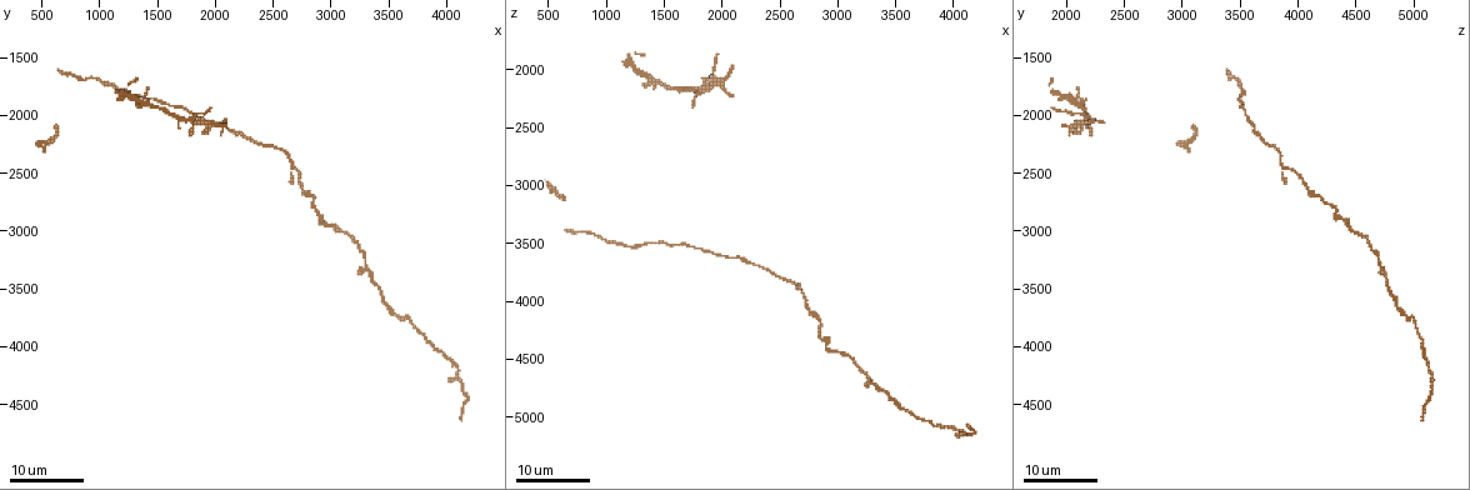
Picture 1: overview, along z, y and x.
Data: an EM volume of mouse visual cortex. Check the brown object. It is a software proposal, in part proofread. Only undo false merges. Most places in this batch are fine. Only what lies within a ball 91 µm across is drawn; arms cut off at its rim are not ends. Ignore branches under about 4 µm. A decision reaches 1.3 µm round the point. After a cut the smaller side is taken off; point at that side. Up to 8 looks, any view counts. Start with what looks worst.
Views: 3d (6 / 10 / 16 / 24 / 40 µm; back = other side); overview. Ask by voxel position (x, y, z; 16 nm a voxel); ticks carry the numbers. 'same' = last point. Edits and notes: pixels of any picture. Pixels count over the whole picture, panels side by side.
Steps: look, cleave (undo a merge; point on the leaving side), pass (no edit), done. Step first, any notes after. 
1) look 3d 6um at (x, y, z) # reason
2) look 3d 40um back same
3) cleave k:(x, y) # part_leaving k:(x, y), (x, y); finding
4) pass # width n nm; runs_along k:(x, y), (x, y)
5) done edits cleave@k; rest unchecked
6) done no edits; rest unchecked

look 3d 16um at (1780, 2040, 2160)

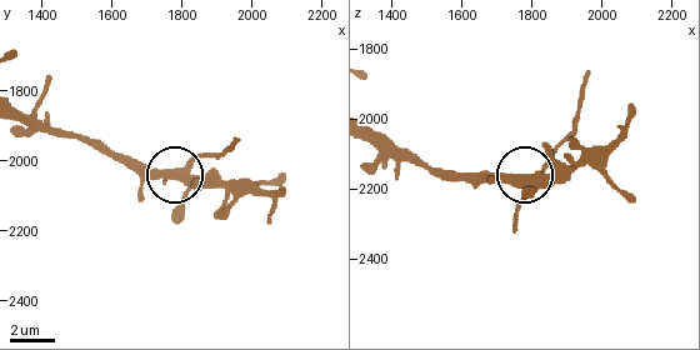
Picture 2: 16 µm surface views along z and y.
look 3d 10um at (1790, 2050, 2170) # closer look

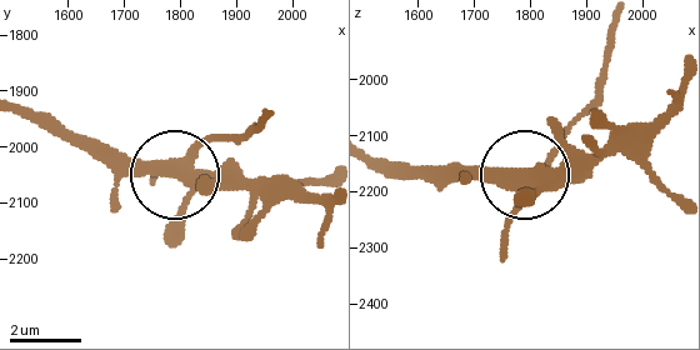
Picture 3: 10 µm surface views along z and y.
cleave 3:(506, 235) # width 390 nm; part_leaving 3:(185, 164), (200, 140), (258, 129), (269, 116); two neurons meet here

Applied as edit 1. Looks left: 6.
look overview

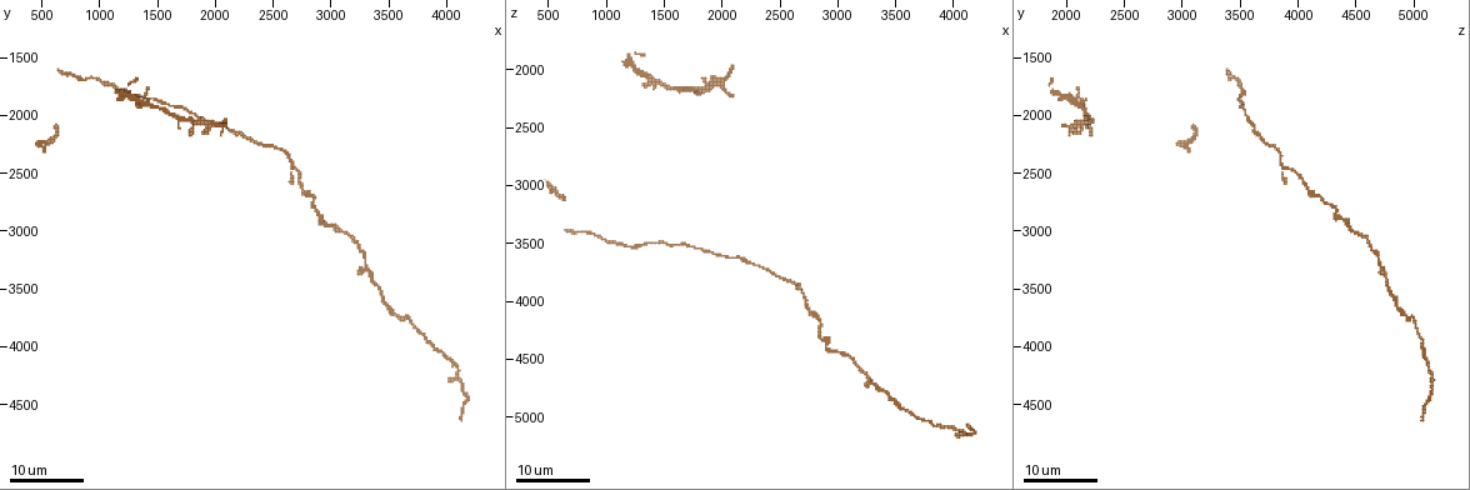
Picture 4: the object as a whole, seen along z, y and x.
look 3d 16um at (1920, 2060, 3600) # a narrow waist

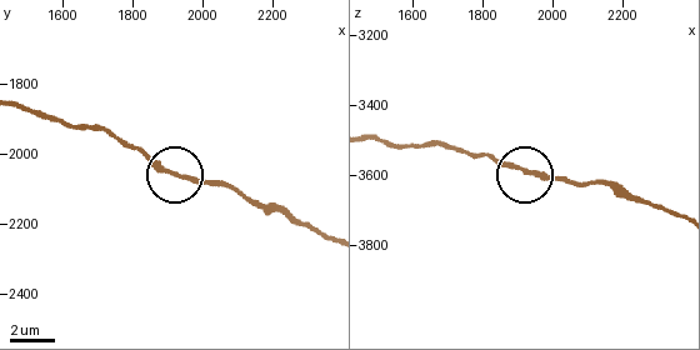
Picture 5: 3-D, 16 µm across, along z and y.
look 3d 10um at (1930, 2060, 3590)

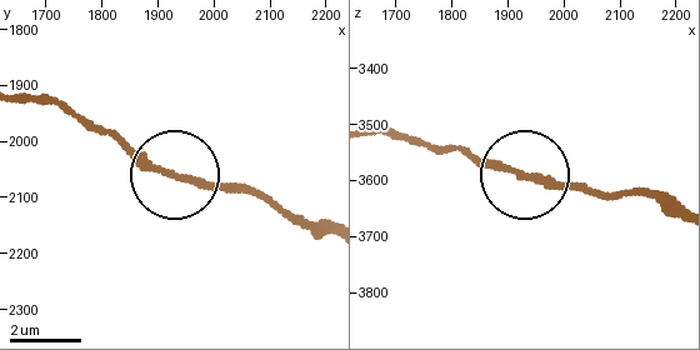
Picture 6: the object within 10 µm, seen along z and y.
pass # width 180 nm; runs_along 6:(323, 230), (260, 198), (143, 165), (101, 126); one neuron here

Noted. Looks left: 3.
look 3d 16um at (4140, 4360, 5140) # calibre changes

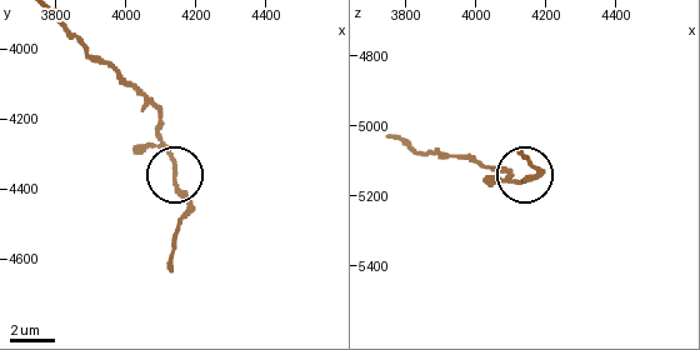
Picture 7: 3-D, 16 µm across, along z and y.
look 3d 10um same

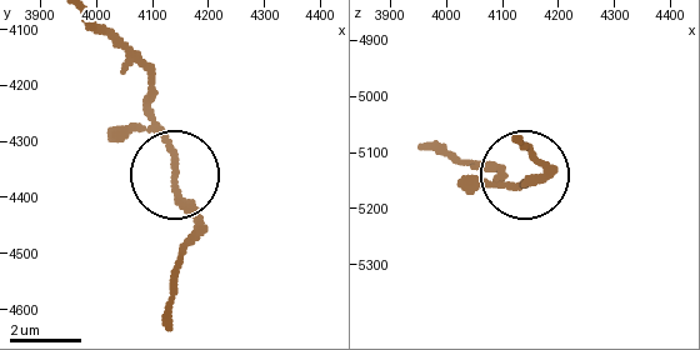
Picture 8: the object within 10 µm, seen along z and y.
pass # runs_along 8:(429, 143), (501, 169), (501, 186), (528, 186), (546, 163); one neuron here

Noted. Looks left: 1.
done edits cleave@3; rest unchecked

